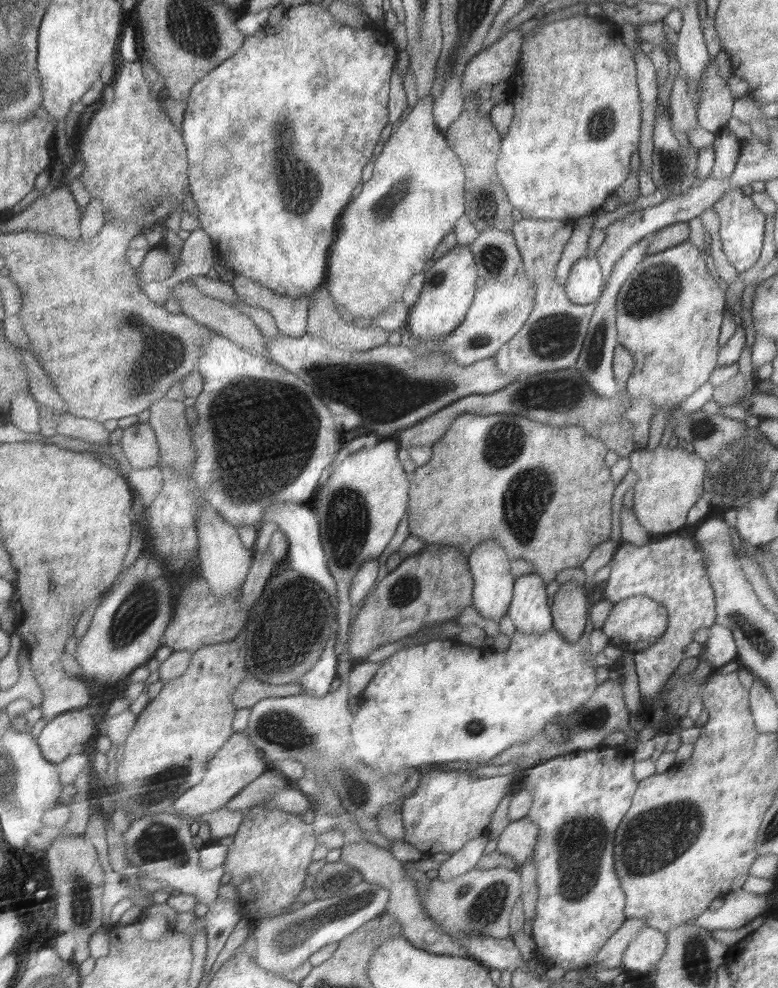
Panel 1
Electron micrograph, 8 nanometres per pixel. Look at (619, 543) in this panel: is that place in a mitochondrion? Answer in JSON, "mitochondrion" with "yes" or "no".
{"mitochondrion":"no"}

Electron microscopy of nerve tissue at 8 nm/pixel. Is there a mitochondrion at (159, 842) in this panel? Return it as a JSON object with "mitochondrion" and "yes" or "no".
{"mitochondrion":"yes"}

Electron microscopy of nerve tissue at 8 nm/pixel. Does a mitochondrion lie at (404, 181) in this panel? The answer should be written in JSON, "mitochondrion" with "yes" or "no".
{"mitochondrion":"yes"}

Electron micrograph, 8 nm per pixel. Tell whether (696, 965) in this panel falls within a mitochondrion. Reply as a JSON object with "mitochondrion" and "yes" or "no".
{"mitochondrion":"yes"}

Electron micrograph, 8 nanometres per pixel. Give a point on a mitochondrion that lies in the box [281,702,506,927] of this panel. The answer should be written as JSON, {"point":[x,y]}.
{"point":[335,884]}

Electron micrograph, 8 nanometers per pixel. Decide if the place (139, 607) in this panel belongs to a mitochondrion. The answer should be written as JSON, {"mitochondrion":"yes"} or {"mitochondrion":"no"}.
{"mitochondrion":"yes"}

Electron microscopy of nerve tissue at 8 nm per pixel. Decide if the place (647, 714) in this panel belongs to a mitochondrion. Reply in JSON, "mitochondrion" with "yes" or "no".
{"mitochondrion":"no"}

